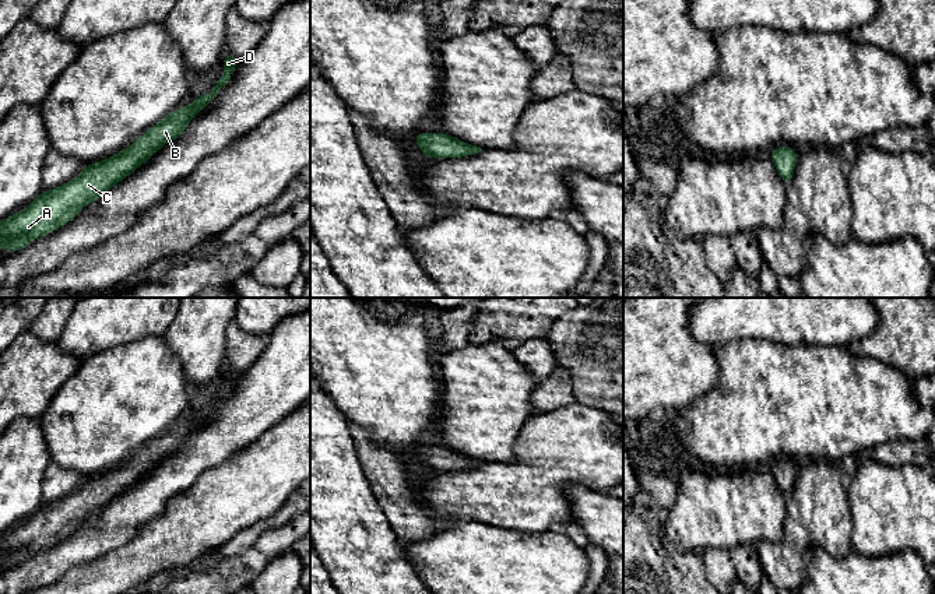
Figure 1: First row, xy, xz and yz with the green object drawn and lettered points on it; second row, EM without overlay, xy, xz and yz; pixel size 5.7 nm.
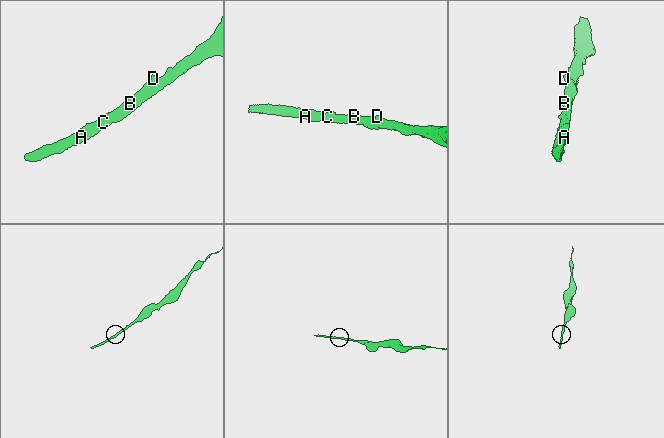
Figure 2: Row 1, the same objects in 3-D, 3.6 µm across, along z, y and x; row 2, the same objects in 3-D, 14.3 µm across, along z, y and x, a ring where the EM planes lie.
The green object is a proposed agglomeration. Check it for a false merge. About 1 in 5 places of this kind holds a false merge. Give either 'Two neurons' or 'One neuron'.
One neuron

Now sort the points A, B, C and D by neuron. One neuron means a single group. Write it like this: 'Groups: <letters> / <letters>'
Groups: A B C D

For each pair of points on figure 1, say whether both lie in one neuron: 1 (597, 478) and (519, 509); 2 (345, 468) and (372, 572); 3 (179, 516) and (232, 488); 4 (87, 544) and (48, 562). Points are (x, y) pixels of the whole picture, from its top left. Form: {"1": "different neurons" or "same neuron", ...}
{"1": "same neuron", "2": "same neuron", "3": "same neuron", "4": "same neuron"}

